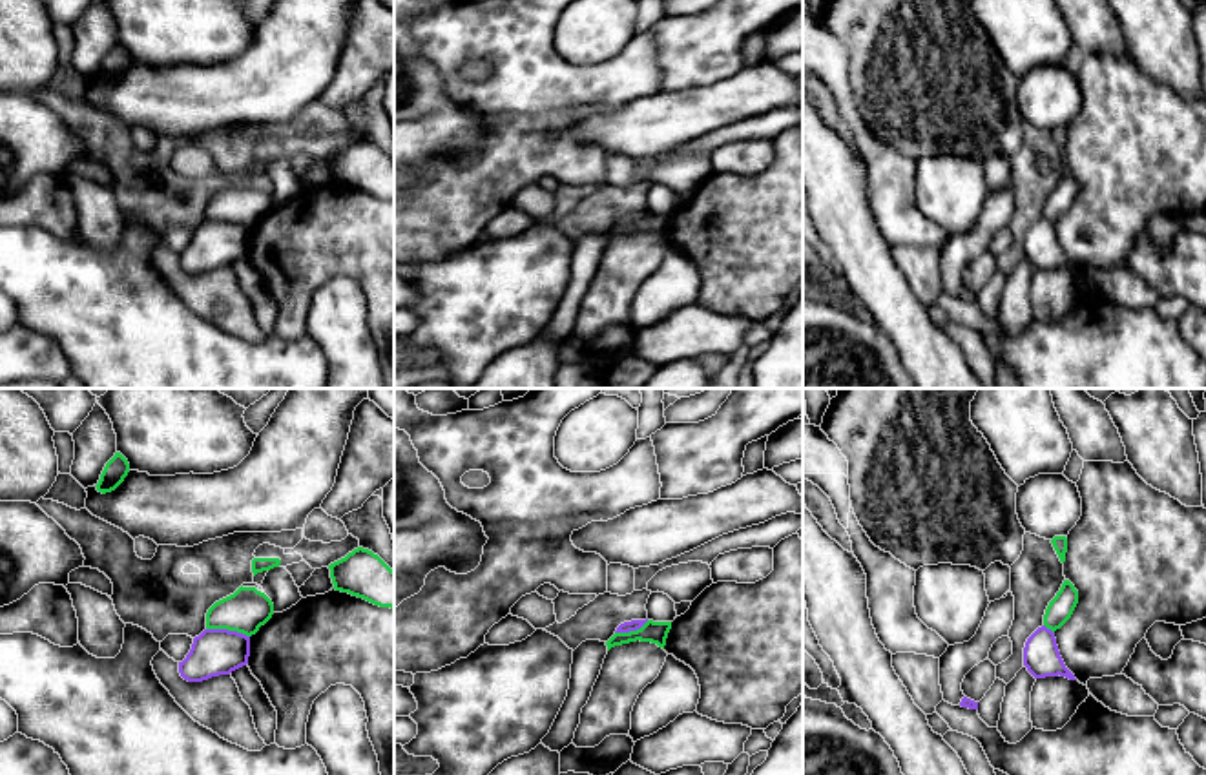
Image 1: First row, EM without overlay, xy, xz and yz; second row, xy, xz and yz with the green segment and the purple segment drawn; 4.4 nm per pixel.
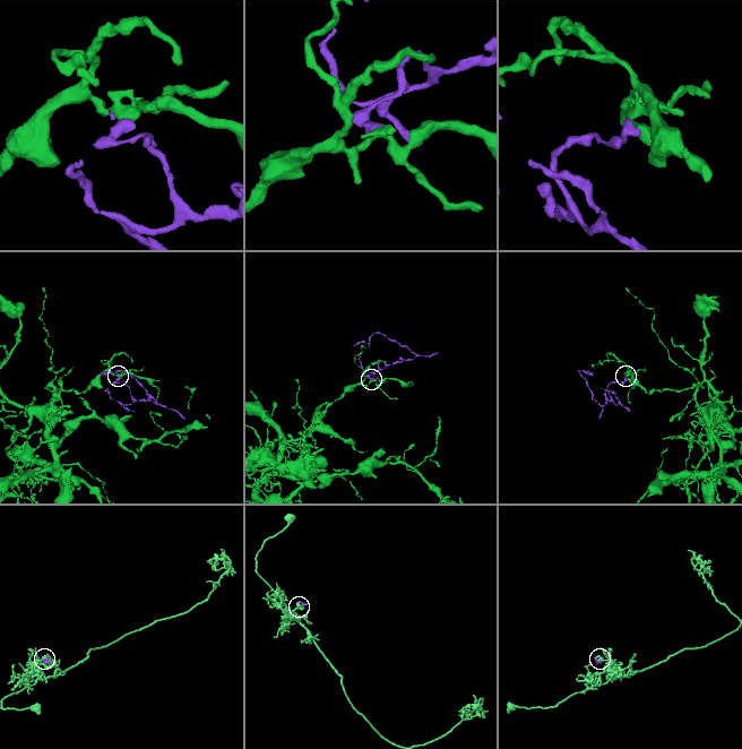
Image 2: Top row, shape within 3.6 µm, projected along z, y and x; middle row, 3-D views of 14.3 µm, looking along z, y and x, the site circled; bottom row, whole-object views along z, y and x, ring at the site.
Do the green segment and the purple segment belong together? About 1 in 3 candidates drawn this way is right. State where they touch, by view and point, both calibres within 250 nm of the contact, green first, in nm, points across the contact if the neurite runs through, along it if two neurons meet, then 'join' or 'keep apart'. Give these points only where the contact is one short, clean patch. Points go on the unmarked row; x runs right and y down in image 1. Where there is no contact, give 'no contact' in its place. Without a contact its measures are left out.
xy (228, 221) | 190/200 nm | along xy (207, 219), (236, 221), (249, 228) | keep apart

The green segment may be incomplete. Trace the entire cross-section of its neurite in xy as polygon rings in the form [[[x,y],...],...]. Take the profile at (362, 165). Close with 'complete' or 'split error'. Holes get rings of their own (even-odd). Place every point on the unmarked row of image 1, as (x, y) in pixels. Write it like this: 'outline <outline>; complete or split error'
outline [[[358,139],[328,160],[332,181],[379,199],[394,199],[394,162],[372,142]]]; complete

